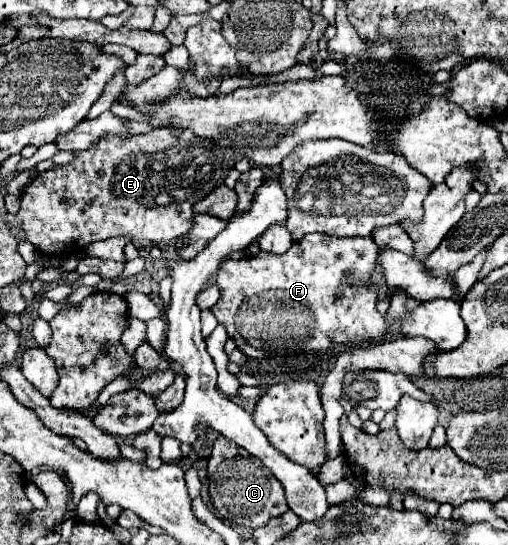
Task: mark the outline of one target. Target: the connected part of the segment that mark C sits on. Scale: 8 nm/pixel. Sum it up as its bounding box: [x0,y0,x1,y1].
[208,436,288,528]

